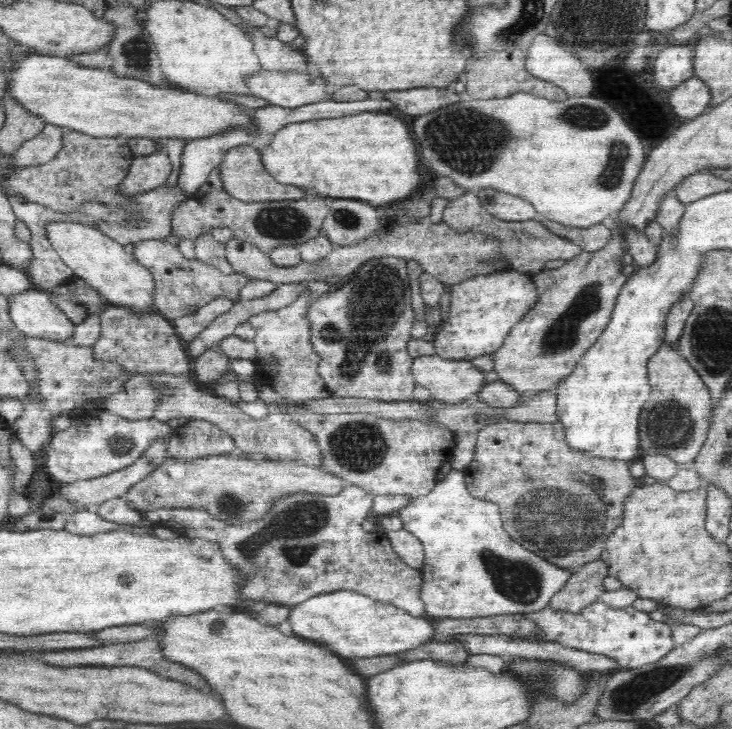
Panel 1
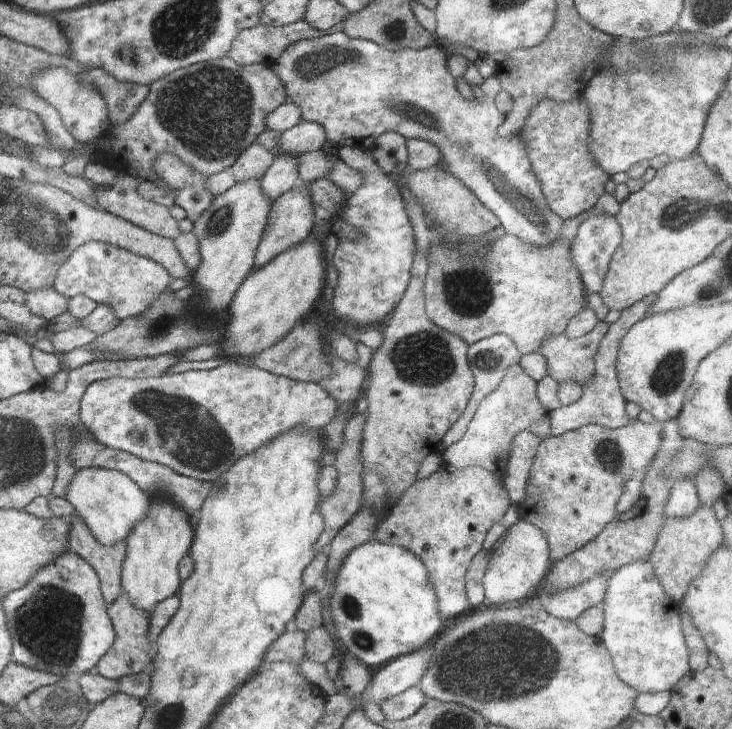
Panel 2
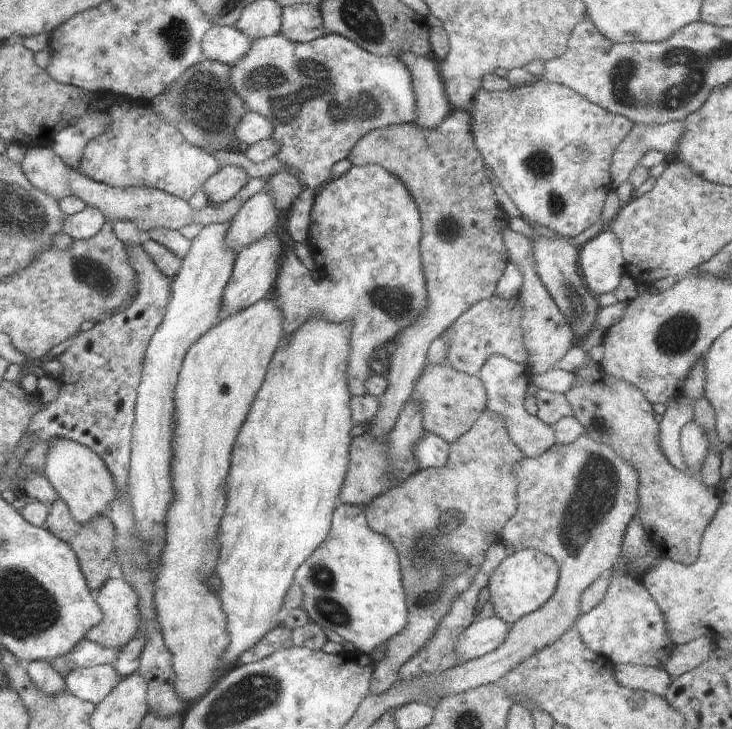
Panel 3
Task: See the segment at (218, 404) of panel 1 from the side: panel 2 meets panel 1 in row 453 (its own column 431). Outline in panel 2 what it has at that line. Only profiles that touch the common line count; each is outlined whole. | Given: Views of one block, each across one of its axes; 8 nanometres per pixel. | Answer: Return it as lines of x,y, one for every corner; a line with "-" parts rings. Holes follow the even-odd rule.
604,193
598,199
593,209
563,221
560,236
556,242
552,242
546,248
532,246
528,242
518,240
512,234
504,233
498,240
490,244
490,250
478,252
478,254
462,254
460,250
442,244
433,243
428,252
428,269
424,280
424,303
428,318
436,323
436,326
447,330
450,334
460,336
466,344
474,344
486,337
502,333
515,342
521,356
530,353
538,353
542,342
548,336
562,334
568,326
571,318
574,318
586,306
586,293
580,272
576,270
572,262
572,240
578,232
578,226
592,214
592,212
604,212
608,216
616,216
620,203
612,194

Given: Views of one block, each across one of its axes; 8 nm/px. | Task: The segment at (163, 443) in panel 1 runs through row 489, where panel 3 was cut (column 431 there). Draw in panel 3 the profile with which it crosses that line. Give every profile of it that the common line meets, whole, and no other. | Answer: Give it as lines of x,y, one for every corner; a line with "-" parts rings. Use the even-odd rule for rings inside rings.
404,52
396,58
402,60
412,74
411,84
416,94
416,118
413,122
428,130
440,126
440,122
449,115
452,108
440,73
437,71
435,57

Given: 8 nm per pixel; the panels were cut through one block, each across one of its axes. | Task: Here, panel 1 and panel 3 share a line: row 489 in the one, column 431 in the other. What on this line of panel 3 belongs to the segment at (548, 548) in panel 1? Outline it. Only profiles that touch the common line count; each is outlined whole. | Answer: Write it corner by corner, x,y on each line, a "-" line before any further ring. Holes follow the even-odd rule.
485,411
462,436
449,443
448,462
444,467
418,471
365,506
364,515
368,526
374,532
387,536
398,553
402,588
408,607
404,630
388,640
383,650
384,658
375,663
370,696
384,694
394,686
400,666
428,642
456,598
470,588
488,548
501,539
503,526
516,514
518,482
512,468
520,460
524,460
524,456
520,448
510,440
502,420

